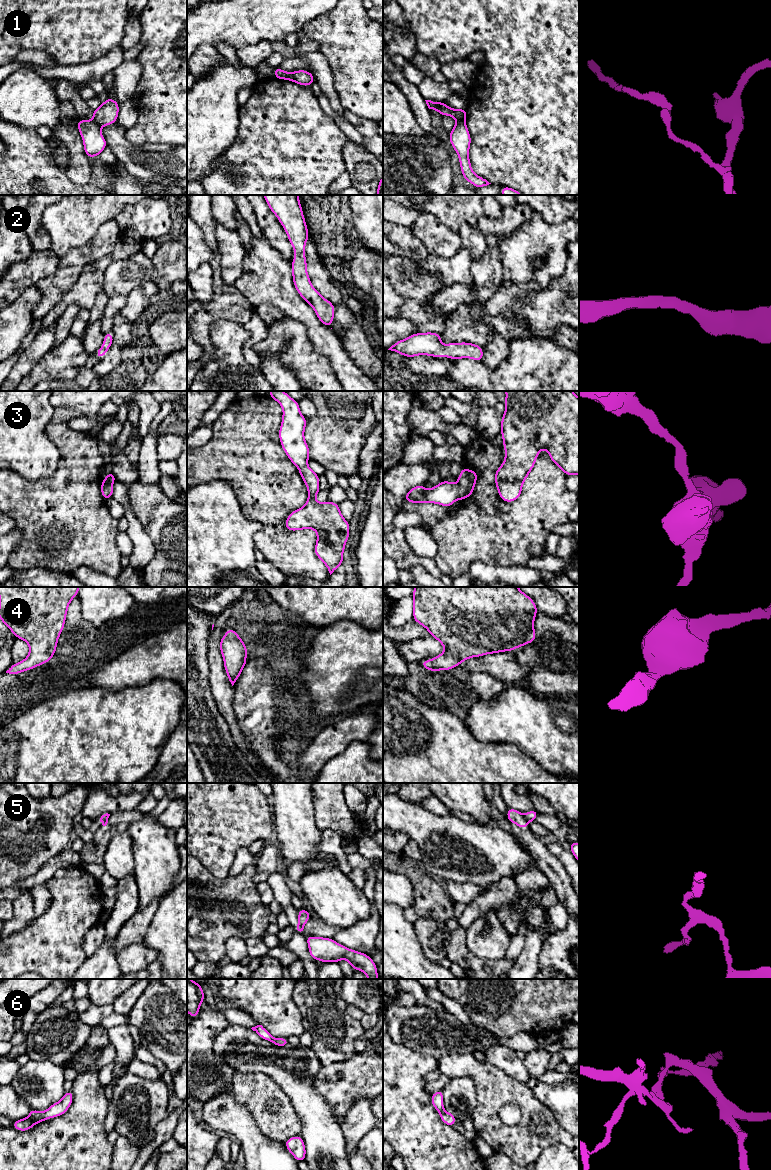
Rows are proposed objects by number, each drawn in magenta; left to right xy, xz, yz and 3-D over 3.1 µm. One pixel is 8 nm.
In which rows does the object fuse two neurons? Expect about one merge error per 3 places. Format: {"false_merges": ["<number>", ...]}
{"false_merges": ["1", "5"]}

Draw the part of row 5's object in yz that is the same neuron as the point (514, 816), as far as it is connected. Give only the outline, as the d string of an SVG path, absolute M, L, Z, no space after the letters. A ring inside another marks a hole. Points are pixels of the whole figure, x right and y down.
M507 807L507 819L510 823L515 823L521 829L528 827L527 822L524 820L523 814L515 809Z

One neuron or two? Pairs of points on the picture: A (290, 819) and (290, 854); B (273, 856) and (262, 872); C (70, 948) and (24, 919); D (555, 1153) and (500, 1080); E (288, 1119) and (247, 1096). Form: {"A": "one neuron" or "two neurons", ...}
{"A": "one neuron", "B": "one neuron", "C": "two neurons", "D": "two neurons", "E": "one neuron"}

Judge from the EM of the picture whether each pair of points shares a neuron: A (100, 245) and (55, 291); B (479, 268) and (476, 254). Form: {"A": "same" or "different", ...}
{"A": "same", "B": "different"}

